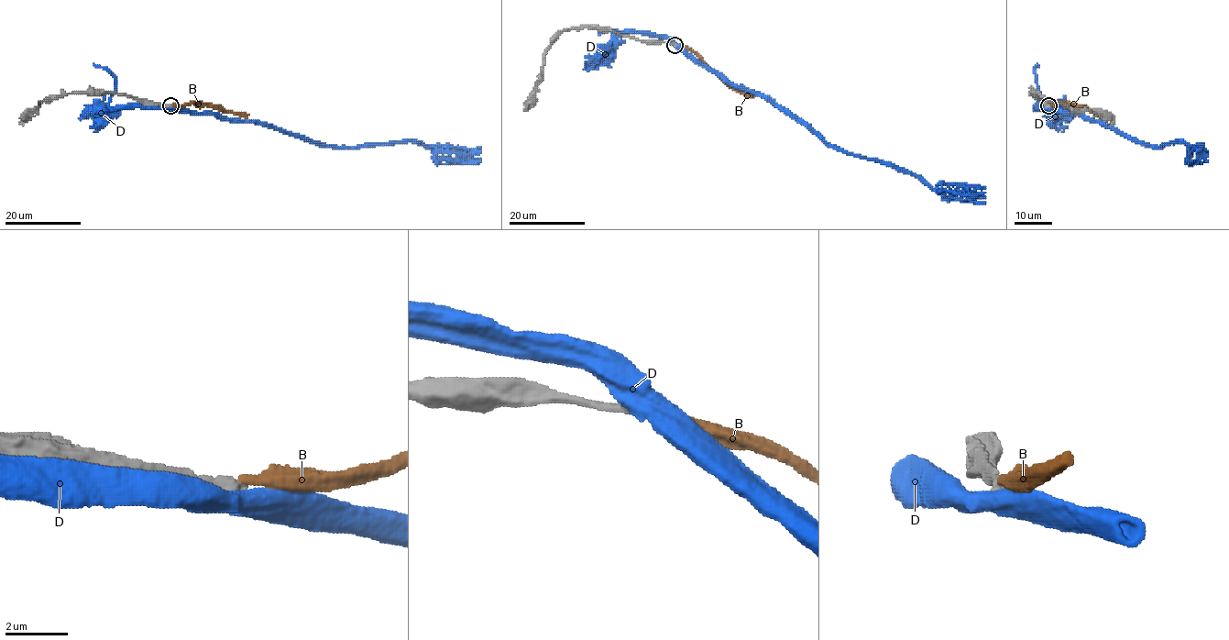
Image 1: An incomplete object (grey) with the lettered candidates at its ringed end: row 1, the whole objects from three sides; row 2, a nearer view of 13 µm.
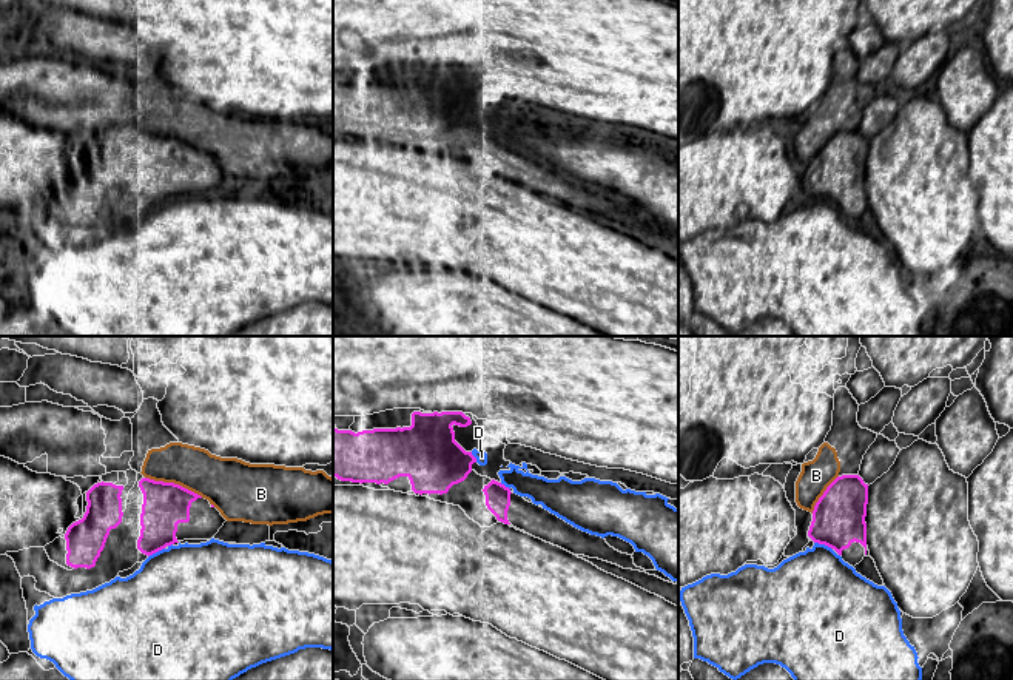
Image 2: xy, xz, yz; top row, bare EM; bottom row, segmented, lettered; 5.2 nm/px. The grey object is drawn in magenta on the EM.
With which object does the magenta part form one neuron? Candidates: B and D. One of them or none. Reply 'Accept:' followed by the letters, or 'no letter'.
Accept: no letter

